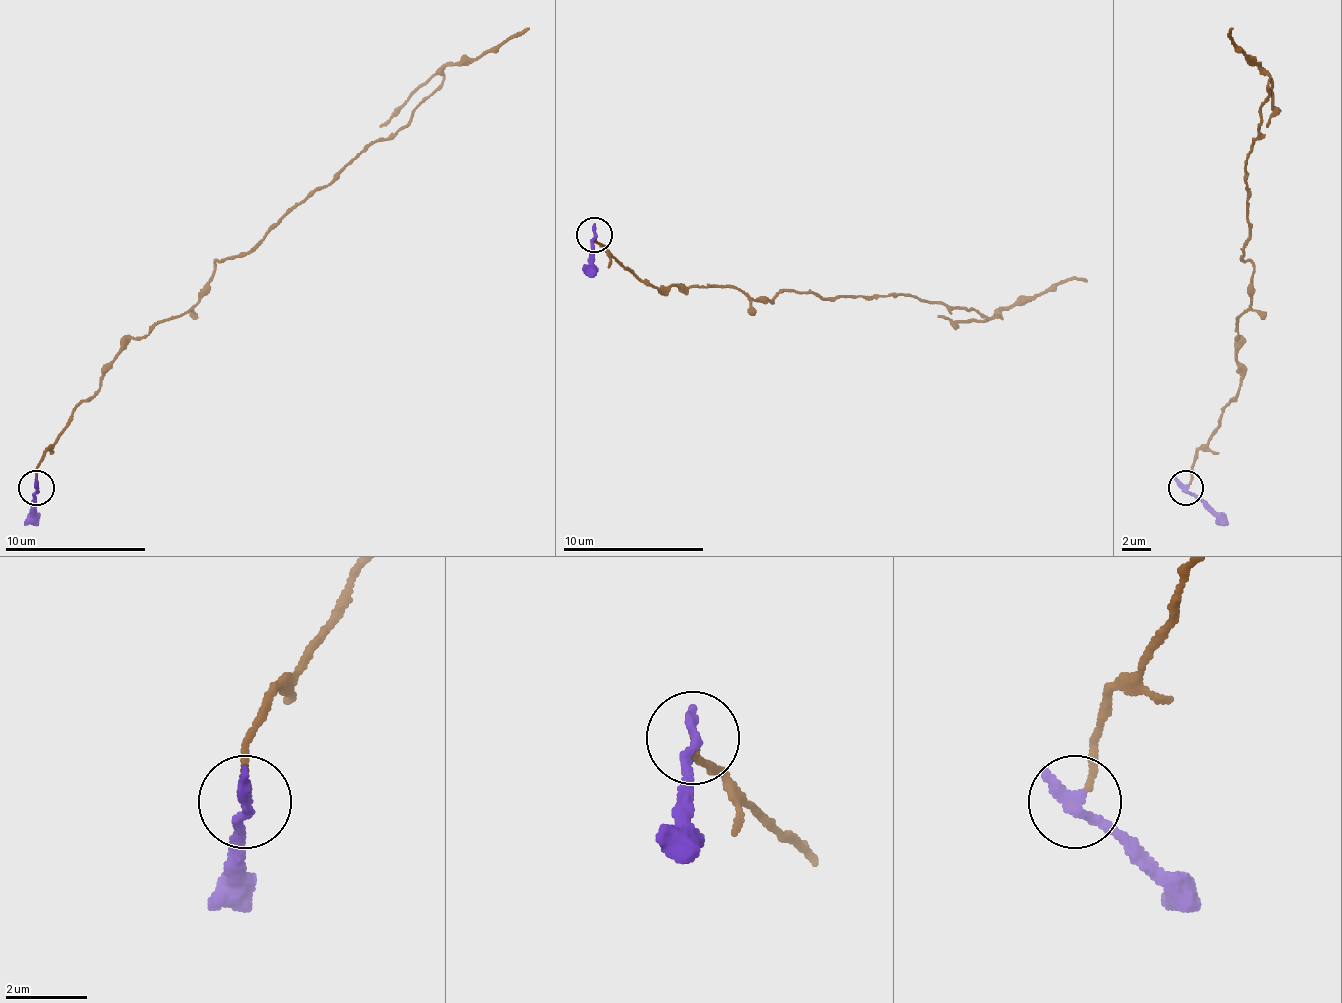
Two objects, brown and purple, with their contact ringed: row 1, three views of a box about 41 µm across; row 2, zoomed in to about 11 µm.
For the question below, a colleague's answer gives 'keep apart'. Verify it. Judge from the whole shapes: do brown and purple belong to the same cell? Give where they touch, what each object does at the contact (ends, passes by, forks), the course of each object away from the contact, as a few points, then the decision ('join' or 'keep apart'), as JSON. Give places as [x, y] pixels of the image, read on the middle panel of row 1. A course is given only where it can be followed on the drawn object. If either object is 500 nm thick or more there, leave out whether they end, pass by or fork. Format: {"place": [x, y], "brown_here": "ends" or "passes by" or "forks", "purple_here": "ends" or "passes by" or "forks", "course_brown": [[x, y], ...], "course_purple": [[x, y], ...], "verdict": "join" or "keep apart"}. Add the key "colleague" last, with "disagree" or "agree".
{"place": [594, 234], "brown_here": "ends", "purple_here": "ends", "course_brown": [[595, 233], [658, 290], [739, 290], [753, 300], [785, 290], [912, 293], [1000, 318], [1060, 283], [1088, 283]], "course_purple": [[595, 233], [595, 262], [584, 276]], "verdict": "keep apart", "colleague": "agree"}

